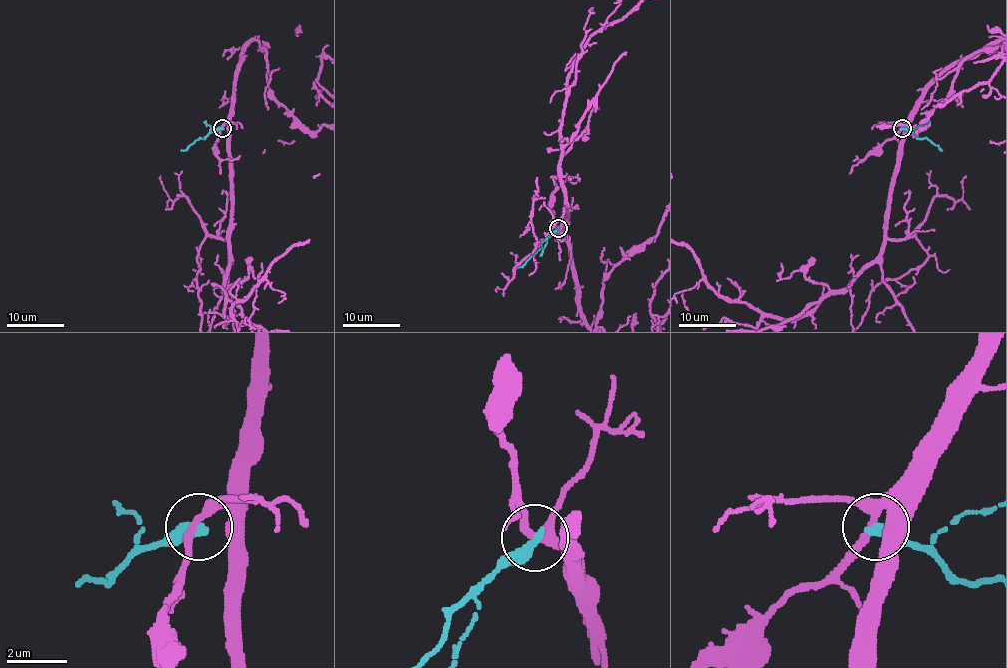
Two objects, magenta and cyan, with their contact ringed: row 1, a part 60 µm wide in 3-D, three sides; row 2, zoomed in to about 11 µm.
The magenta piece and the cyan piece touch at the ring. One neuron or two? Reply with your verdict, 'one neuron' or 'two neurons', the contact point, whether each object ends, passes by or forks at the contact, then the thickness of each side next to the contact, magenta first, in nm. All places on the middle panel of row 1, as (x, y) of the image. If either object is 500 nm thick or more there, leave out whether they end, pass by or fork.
two neurons | (558, 228) | magenta forks | cyan ends | 280/420 nm

